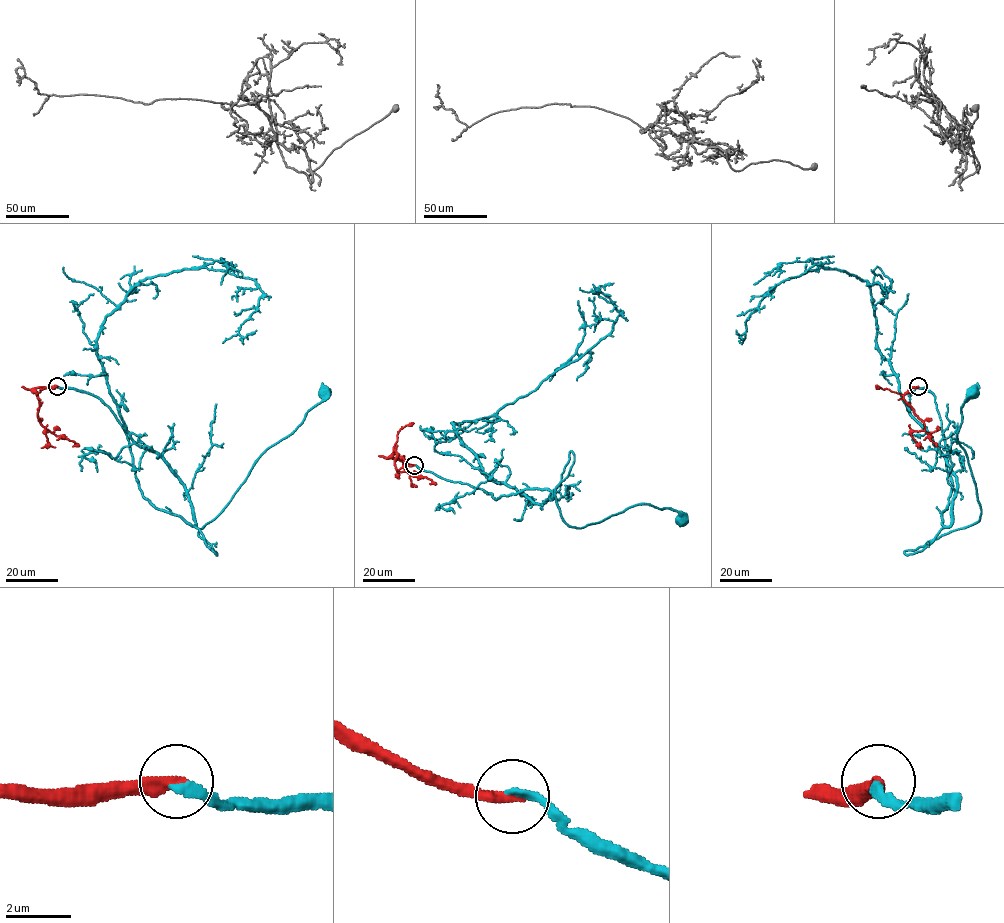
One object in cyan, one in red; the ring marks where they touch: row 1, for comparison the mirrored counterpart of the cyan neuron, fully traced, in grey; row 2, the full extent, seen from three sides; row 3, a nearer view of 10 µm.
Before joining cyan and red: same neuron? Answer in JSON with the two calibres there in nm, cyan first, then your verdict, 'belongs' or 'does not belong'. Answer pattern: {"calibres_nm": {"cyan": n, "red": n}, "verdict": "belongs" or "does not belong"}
{"calibres_nm": {"cyan": 260, "red": 360}, "verdict": "belongs"}

